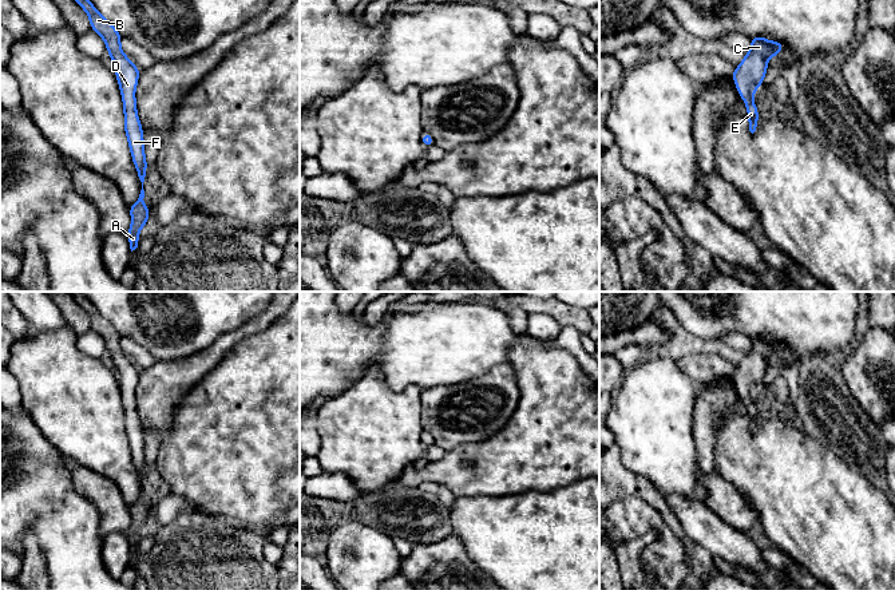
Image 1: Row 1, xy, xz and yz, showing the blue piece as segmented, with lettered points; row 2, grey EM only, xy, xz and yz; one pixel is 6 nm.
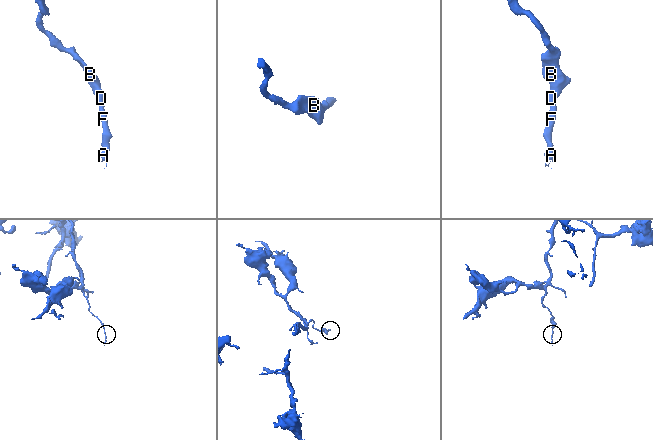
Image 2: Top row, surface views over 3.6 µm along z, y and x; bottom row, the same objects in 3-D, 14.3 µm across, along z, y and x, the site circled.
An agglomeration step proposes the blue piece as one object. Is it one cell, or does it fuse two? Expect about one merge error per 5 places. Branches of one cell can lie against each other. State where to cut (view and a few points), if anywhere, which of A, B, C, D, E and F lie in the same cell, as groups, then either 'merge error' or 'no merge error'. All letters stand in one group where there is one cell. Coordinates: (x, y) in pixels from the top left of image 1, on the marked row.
cut none; groups A B C D E F; no merge error

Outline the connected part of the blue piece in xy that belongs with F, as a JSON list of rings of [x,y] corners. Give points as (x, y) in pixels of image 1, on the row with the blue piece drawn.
[[[76,0],[76,3],[88,15],[91,21],[91,29],[103,37],[107,45],[107,52],[110,54],[115,64],[115,75],[122,92],[124,110],[124,130],[128,139],[131,157],[138,171],[138,177],[142,182],[142,190],[138,201],[128,207],[132,223],[127,230],[127,239],[130,242],[130,249],[132,252],[138,248],[138,234],[140,229],[150,219],[150,211],[143,202],[143,182],[147,170],[147,162],[144,158],[143,130],[140,127],[139,116],[136,114],[136,100],[134,96],[140,70],[135,67],[134,63],[123,54],[123,51],[120,50],[120,33],[114,28],[114,25],[107,19],[104,19],[96,11],[94,4],[90,0]]]

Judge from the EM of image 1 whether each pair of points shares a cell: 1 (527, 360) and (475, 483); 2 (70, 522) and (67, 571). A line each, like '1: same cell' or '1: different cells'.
1: same cell
2: same cell

